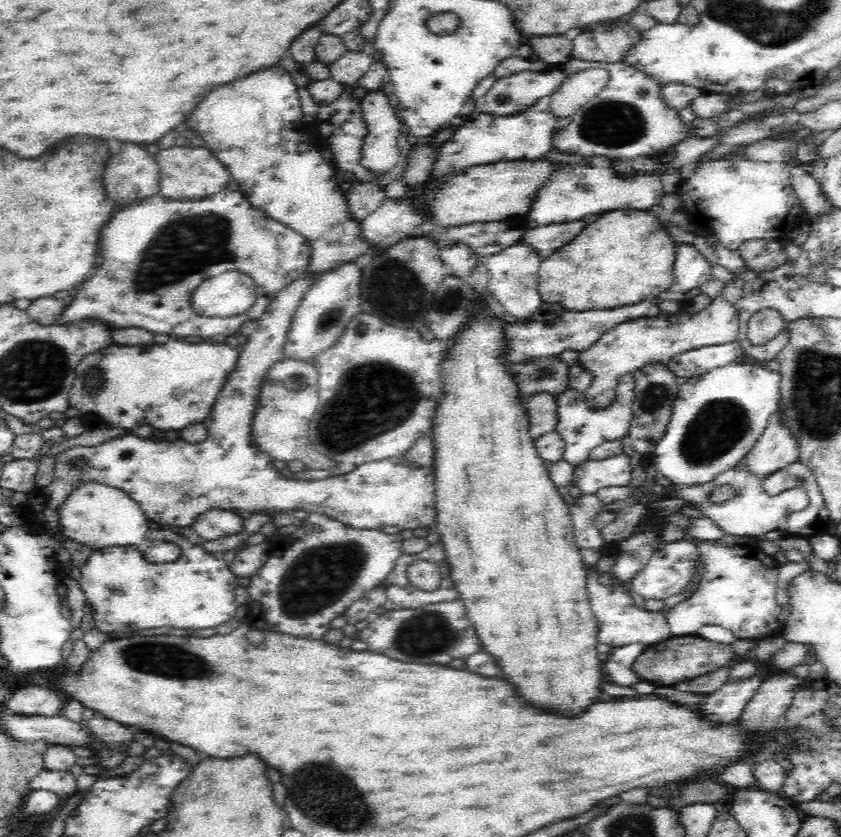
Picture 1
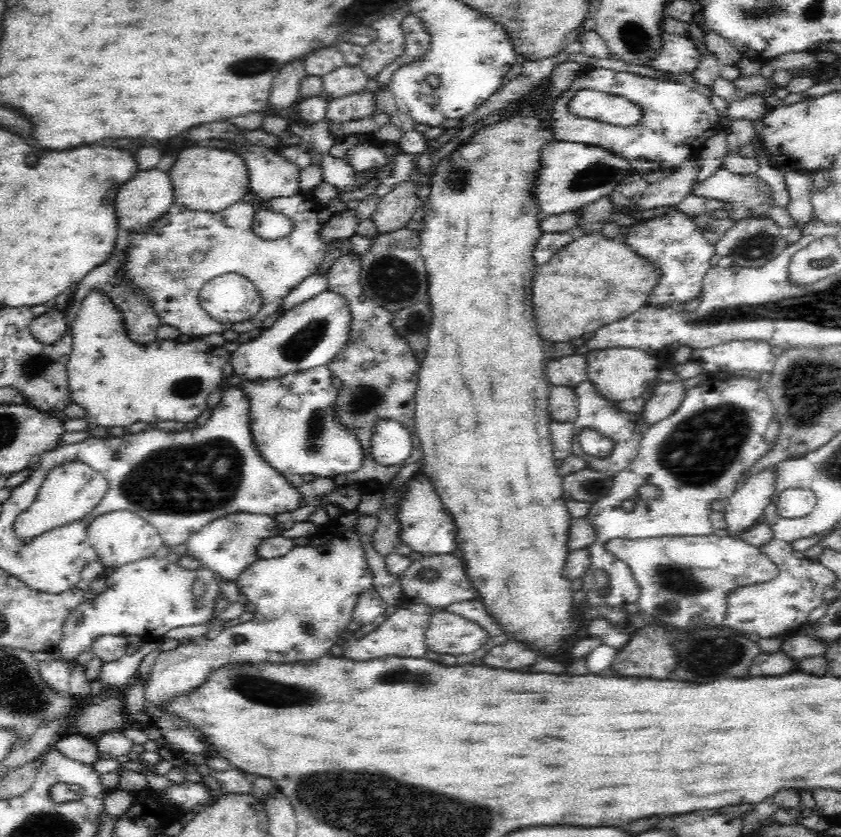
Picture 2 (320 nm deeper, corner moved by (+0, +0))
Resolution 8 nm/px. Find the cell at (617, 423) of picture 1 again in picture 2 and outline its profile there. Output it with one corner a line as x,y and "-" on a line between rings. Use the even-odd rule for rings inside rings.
634,348
590,350
586,357
588,361
587,381
594,385
600,396
612,398
614,402
642,396
648,384
650,385
658,378
658,374
664,367
662,359

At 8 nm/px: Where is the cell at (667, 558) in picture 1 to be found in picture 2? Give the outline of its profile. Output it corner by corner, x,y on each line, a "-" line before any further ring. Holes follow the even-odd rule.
709,534
698,537
613,539
606,544
608,550
630,568
638,581
641,593
636,603
639,612
653,623
674,625
679,629
692,627
696,616
700,618
698,624
706,628
724,626
727,594
745,584
769,581
779,571
765,554
760,553
760,548
738,541
738,538
731,537
730,534
727,537

